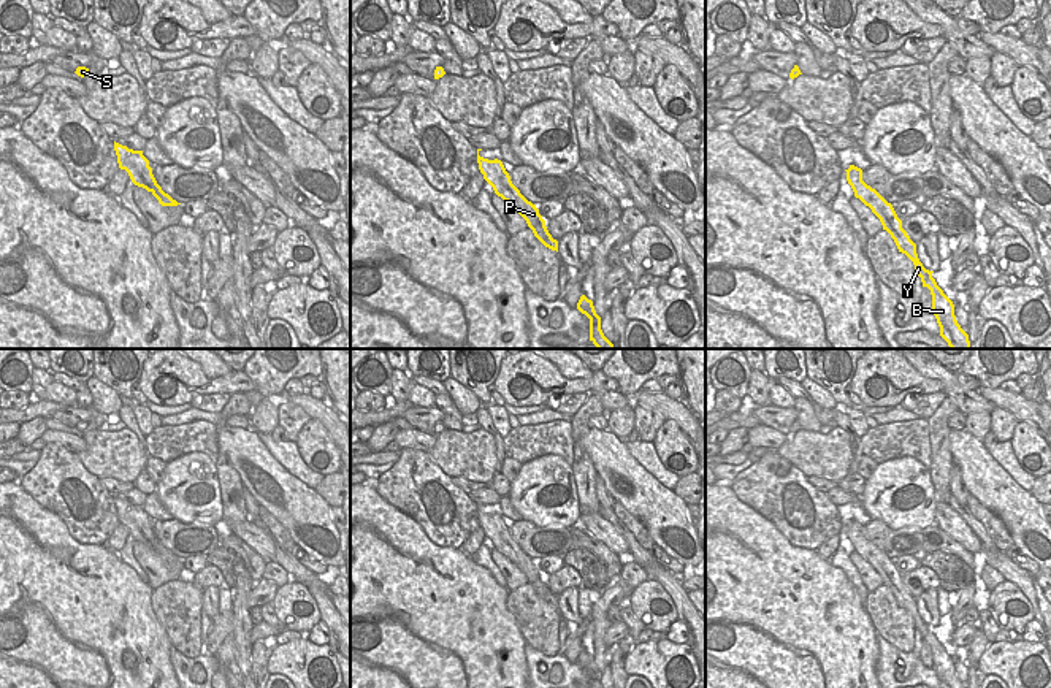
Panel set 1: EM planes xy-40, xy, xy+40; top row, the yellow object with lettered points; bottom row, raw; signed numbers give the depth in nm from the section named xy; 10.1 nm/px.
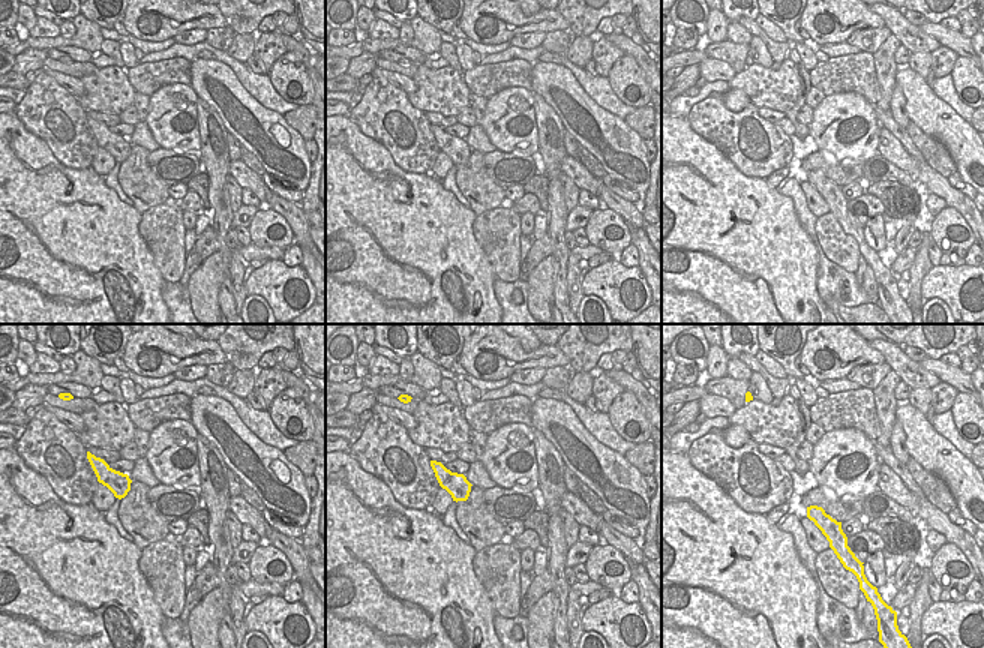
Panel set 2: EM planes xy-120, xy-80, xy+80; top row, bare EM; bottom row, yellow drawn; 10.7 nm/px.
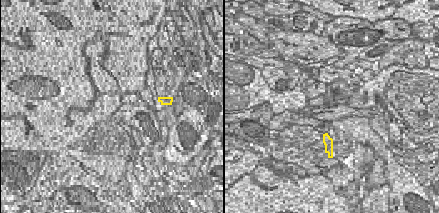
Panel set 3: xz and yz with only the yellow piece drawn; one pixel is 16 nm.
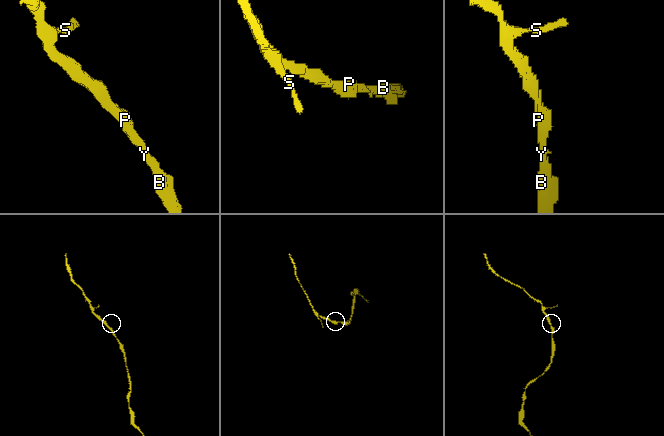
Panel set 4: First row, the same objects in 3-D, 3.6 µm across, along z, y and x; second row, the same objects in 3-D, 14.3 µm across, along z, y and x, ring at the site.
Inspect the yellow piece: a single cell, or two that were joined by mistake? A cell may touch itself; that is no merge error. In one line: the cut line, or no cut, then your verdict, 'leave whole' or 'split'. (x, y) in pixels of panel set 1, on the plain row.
no cut | leave whole

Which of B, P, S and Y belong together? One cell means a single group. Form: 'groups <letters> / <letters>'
groups B P S Y

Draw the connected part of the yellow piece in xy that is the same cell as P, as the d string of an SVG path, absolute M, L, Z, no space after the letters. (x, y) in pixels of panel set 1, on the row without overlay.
M477 504L479 525L483 534L493 542L495 548L507 556L528 579L534 591L548 604L558 607L558 596L552 593L545 582L545 575L539 569L536 560L528 556L520 545L512 539L509 528L501 515L488 515L479 510L482 504Z

